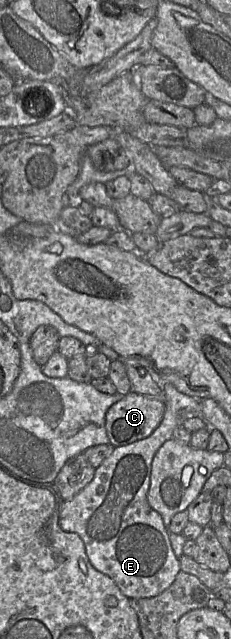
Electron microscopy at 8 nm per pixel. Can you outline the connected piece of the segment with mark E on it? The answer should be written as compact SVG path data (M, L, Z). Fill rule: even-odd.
M162 382L165 413L159 426L142 440L116 447L99 467L92 481L72 499L65 500L59 514L59 526L67 532L77 533L85 546L89 561L95 569L109 576L129 599L149 598L167 589L181 571L179 558L172 549L169 530L162 516L148 502L151 465L154 455L164 442L173 437L176 428L189 417L200 416L201 400L179 392L172 384Z

